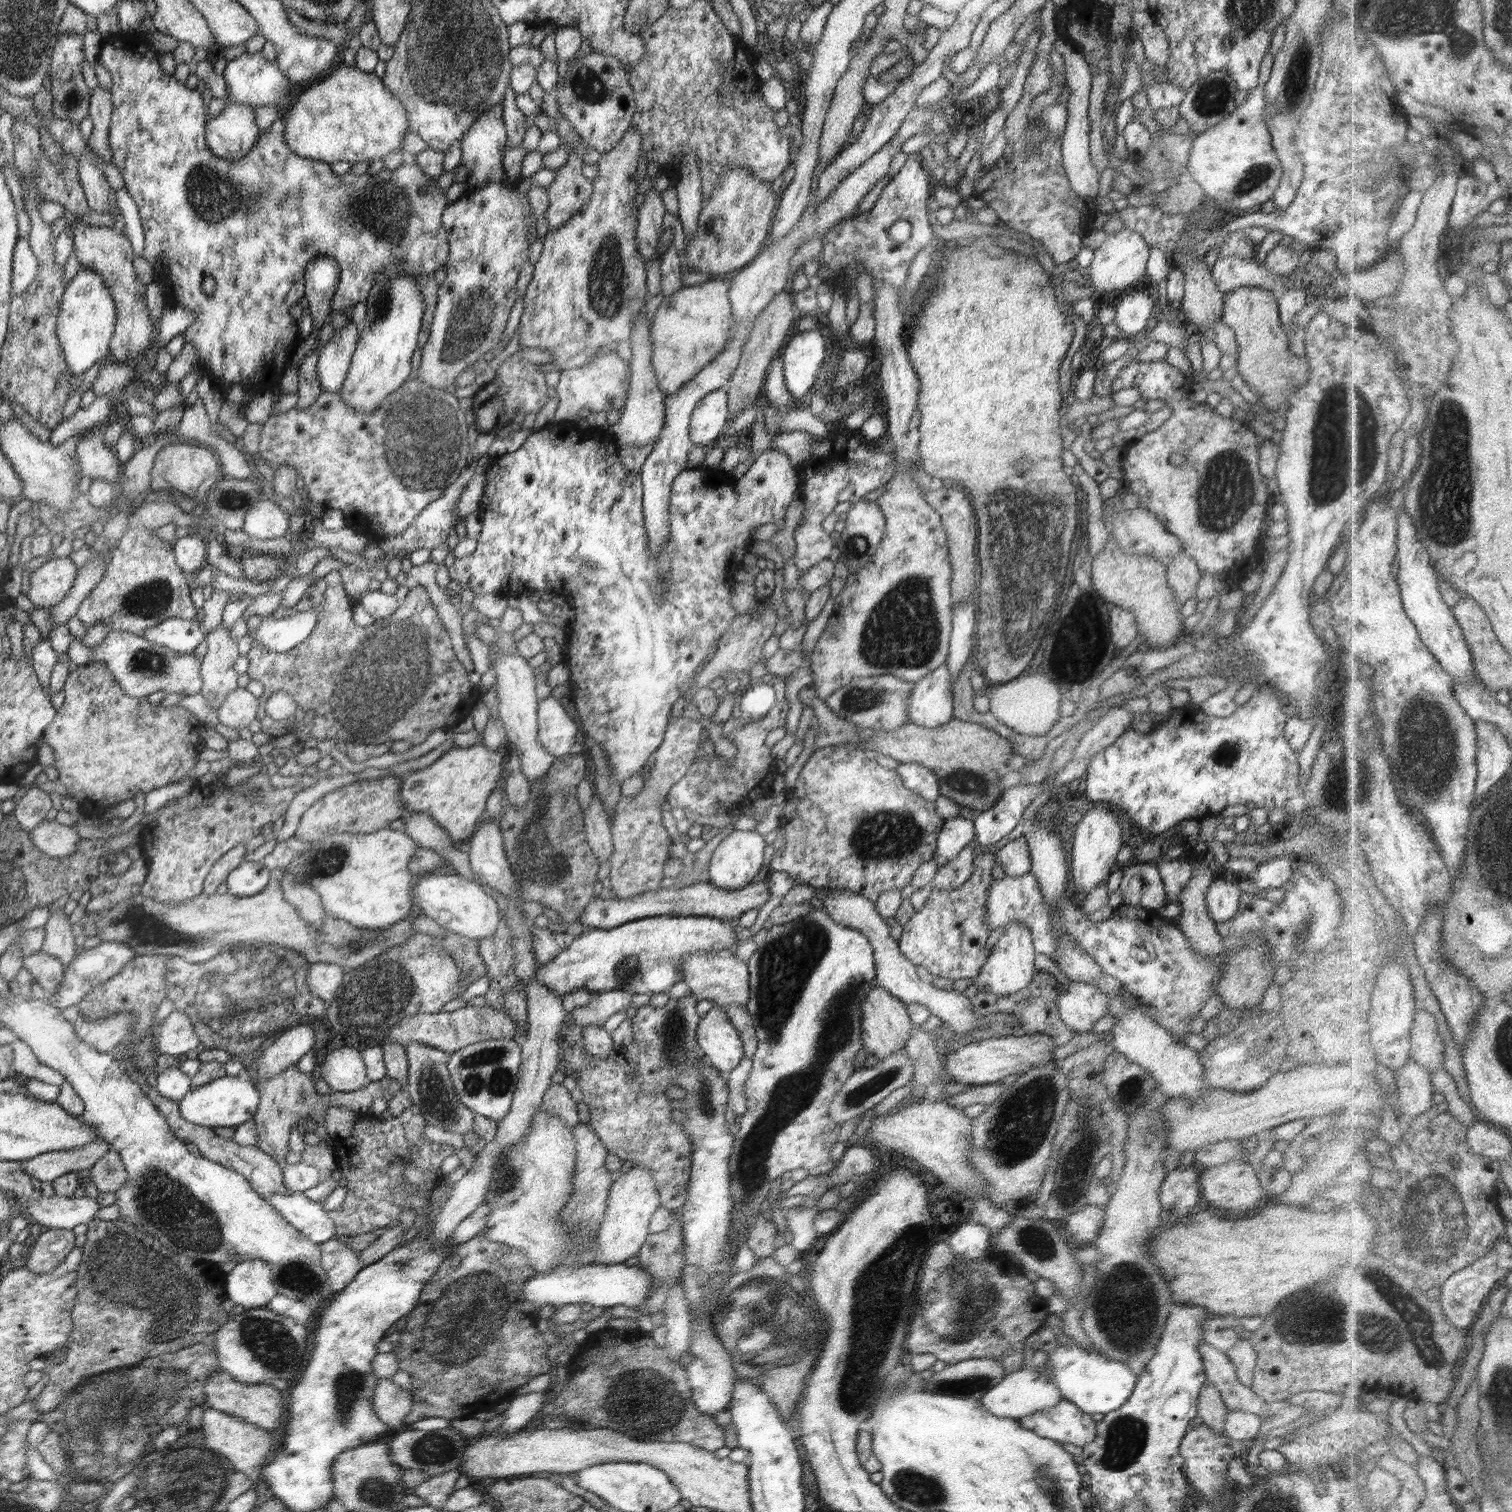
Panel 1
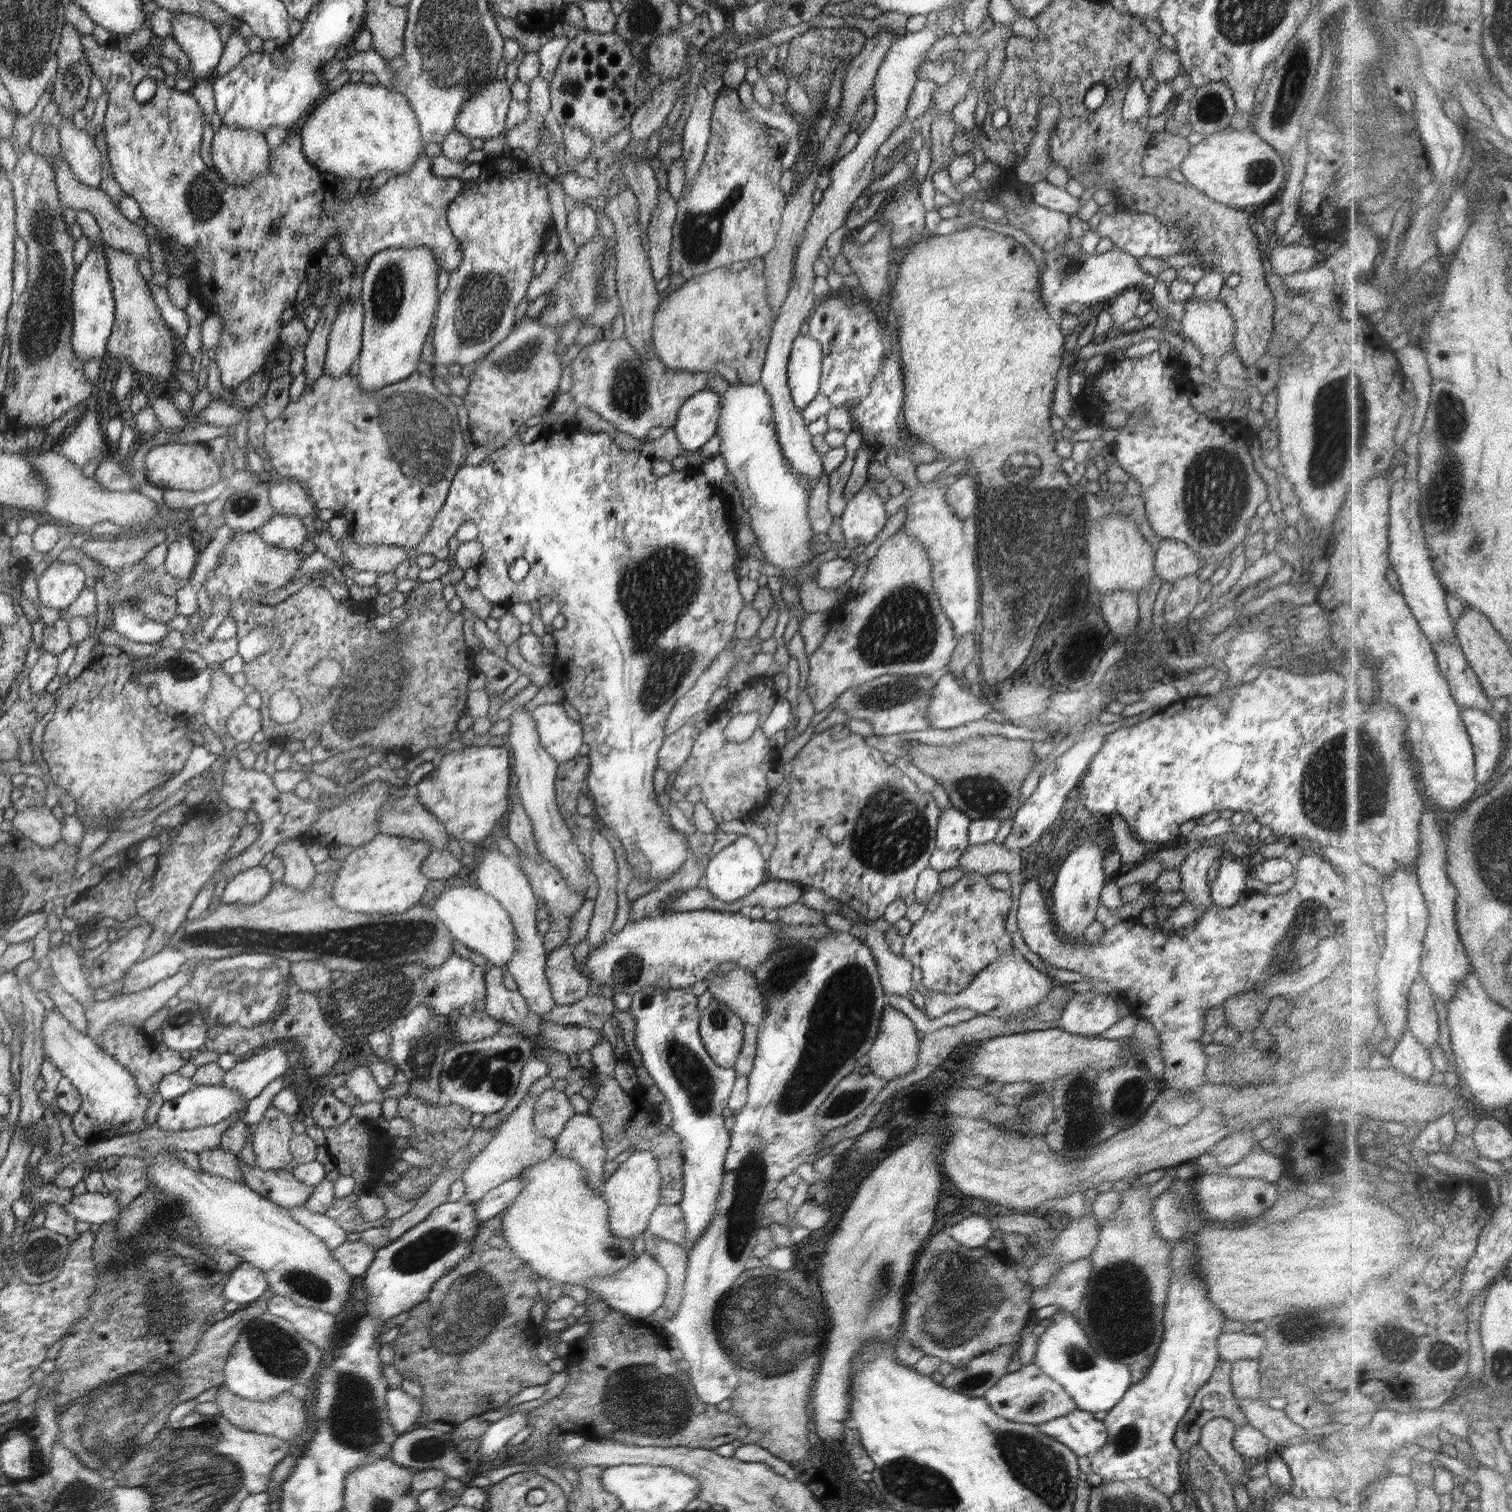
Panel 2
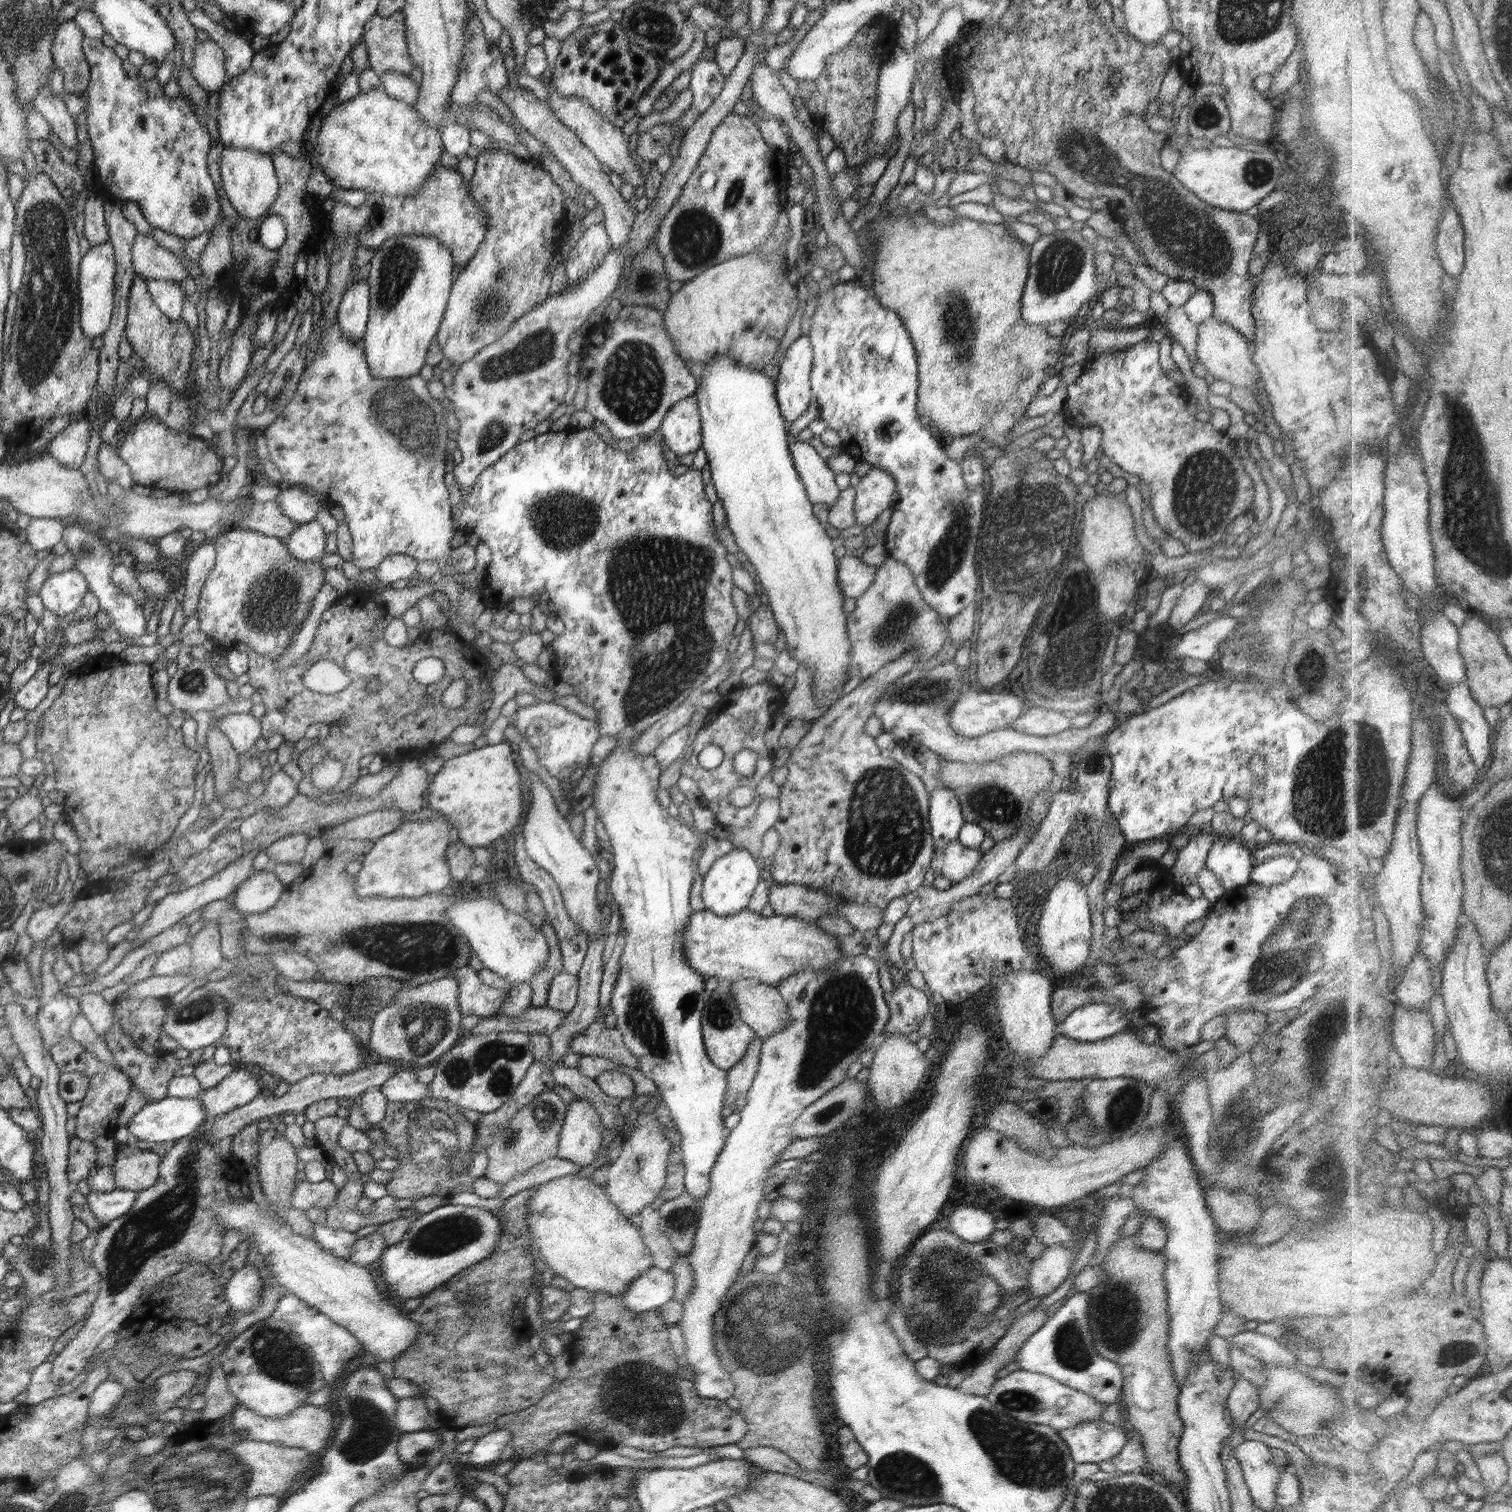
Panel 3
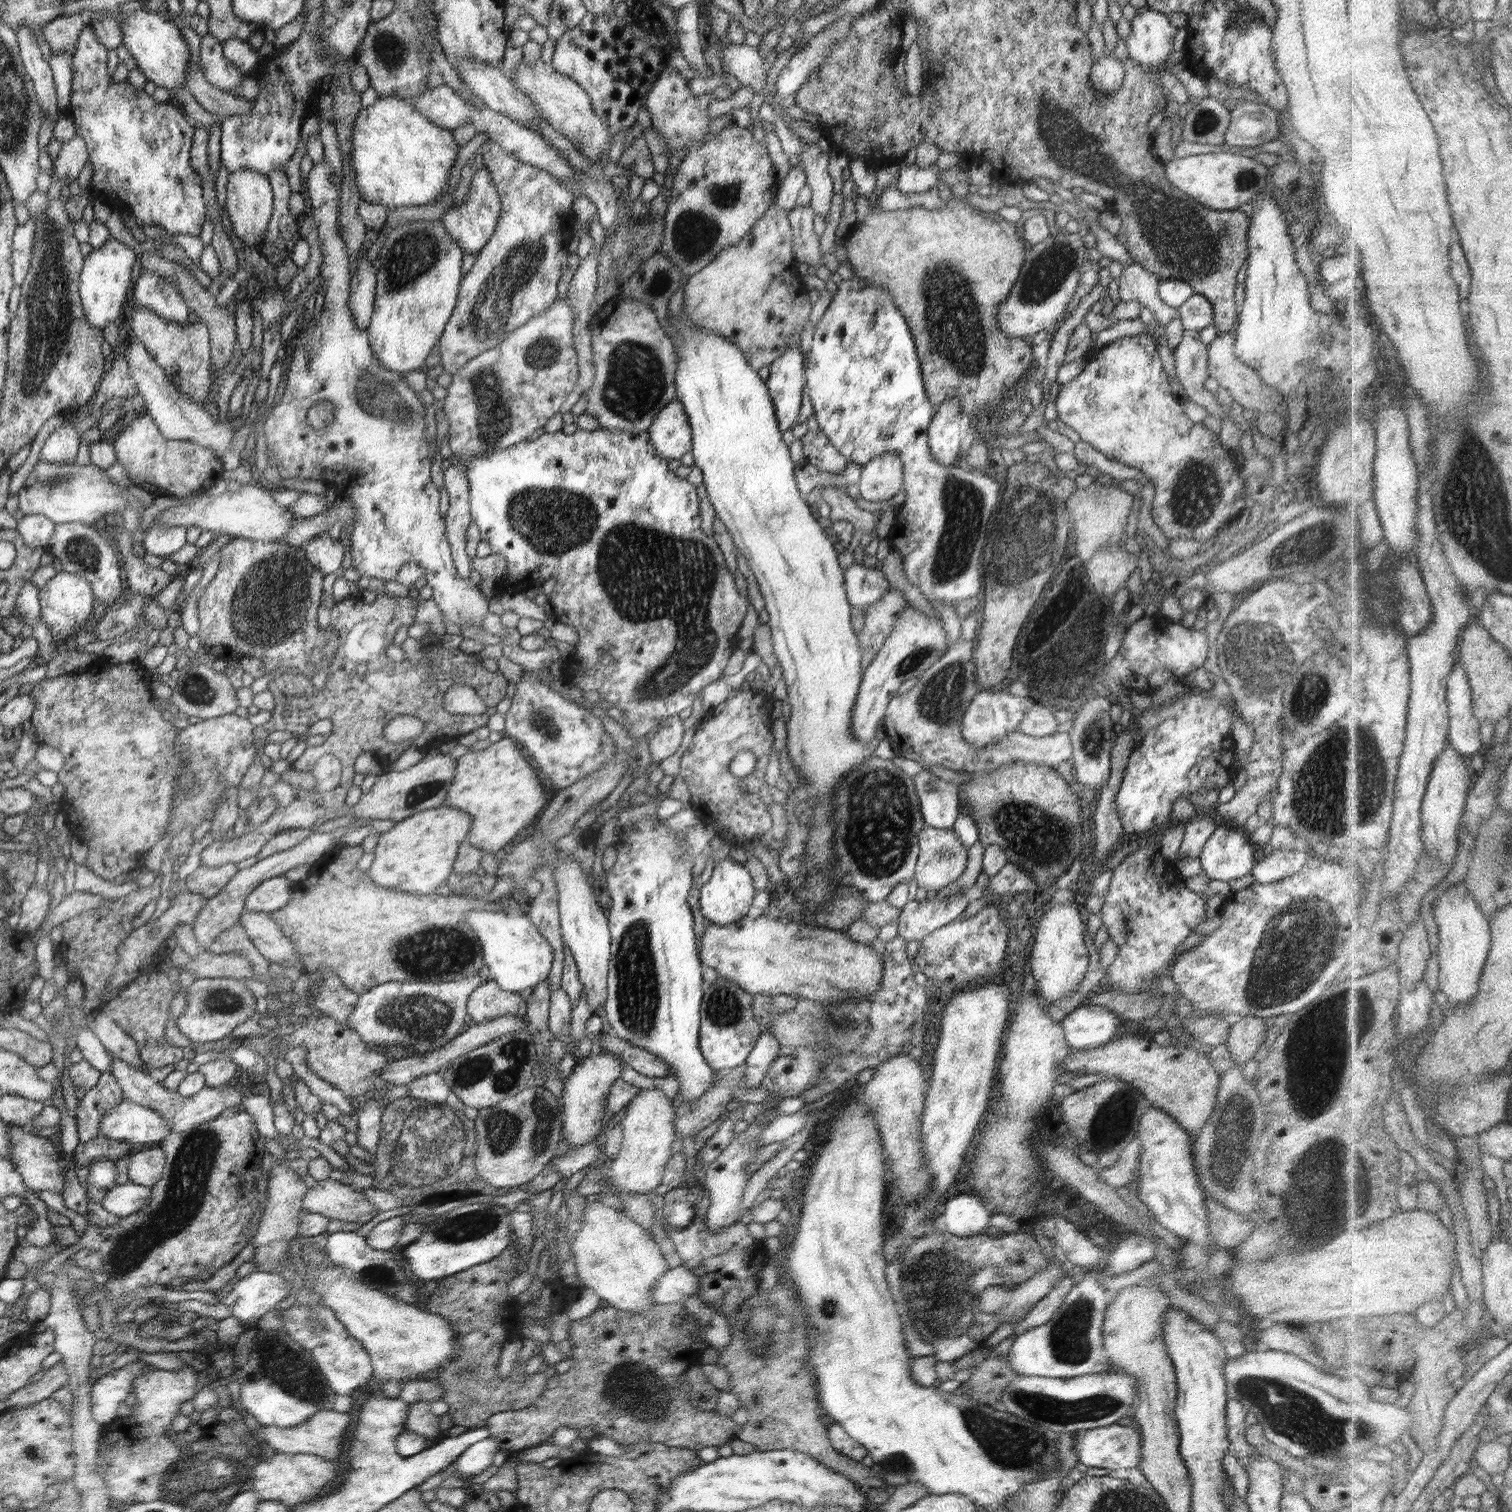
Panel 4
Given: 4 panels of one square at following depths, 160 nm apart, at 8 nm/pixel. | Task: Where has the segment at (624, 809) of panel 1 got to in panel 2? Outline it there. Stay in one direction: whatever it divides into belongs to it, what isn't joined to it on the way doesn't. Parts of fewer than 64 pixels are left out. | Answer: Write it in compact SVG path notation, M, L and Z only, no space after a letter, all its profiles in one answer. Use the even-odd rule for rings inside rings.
M687 722L676 732L665 736L657 752L657 766L668 774L678 769L689 758L698 735L695 725Z

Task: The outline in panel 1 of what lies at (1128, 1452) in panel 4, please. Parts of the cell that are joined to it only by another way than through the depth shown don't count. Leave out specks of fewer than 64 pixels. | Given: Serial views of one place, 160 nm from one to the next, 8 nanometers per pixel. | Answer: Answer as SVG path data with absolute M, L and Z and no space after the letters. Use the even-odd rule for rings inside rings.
M1063 1398L1058 1405L1027 1415L1019 1424L1042 1438L1079 1447L1090 1444L1096 1438L1096 1424L1092 1416L1080 1411L1070 1400Z

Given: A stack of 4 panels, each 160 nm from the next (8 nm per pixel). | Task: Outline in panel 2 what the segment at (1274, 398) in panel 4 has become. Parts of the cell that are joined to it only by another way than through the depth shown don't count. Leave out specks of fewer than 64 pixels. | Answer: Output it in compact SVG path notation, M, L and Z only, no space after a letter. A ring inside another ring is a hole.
M1192 296L1181 327L1180 334L1200 349L1204 359L1214 359L1216 364L1234 347L1234 320L1220 297L1200 301Z

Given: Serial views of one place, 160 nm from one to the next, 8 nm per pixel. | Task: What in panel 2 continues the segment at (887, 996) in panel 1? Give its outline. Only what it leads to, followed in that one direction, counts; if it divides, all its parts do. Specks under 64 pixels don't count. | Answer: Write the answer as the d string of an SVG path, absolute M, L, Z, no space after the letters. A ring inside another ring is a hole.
M887 1003L882 1013L877 1037L867 1052L870 1058L868 1067L870 1067L871 1073L887 1082L912 1073L918 1061L917 1052L920 1040L921 1034L912 1020Z

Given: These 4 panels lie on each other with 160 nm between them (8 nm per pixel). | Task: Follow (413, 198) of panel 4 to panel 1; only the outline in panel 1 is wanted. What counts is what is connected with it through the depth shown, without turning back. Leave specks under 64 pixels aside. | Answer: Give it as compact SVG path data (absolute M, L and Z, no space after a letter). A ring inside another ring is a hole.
M342 63L331 75L302 90L286 115L280 117L285 124L285 138L296 154L330 165L338 160L354 165L384 158L402 146L409 114L400 98L373 72Z

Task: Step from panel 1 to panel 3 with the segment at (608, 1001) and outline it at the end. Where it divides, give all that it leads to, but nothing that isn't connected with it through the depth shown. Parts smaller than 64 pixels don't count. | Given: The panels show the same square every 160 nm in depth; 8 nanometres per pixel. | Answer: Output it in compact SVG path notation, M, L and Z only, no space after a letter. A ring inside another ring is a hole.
M549 1006L530 1007L515 1017L481 1017L466 1034L482 1036L491 1032L541 1032L550 1036L565 1019L565 1012Z

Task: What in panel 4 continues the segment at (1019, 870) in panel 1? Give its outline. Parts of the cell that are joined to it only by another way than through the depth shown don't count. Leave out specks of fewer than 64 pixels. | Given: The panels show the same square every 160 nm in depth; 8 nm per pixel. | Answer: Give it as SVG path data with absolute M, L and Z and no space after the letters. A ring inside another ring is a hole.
M924 823L922 832L918 834L918 862L914 878L919 886L926 890L940 890L962 876L968 862L968 849L957 838L954 830L940 830Z

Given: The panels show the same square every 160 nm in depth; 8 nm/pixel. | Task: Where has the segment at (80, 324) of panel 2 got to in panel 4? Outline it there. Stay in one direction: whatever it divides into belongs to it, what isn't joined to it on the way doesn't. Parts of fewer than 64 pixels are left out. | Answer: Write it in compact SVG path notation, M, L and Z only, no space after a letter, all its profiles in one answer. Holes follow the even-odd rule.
M108 239L100 248L92 249L84 261L83 274L80 277L80 296L84 304L84 314L89 323L96 328L104 329L106 324L114 323L122 316L122 306L128 290L132 288L132 266L136 262L132 247L118 241Z

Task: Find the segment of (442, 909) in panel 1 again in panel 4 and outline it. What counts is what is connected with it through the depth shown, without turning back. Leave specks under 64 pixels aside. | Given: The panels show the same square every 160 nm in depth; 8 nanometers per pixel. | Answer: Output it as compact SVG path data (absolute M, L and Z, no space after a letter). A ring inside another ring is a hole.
M472 910L467 913L467 923L475 932L478 952L484 958L488 965L488 975L491 980L499 983L499 986L506 991L515 993L522 992L526 989L534 989L537 984L544 982L549 977L552 961L554 958L553 948L550 946L536 929L535 924L531 922L528 916L519 913L507 914L504 911L488 912L487 910Z

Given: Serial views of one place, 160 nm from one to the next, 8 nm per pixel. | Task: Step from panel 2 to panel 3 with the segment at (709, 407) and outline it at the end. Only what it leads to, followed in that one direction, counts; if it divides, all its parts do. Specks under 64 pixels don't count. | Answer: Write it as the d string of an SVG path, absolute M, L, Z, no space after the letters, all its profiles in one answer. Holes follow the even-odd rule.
M696 394L680 399L662 419L658 432L662 434L667 451L680 457L698 451L702 446L699 408Z

